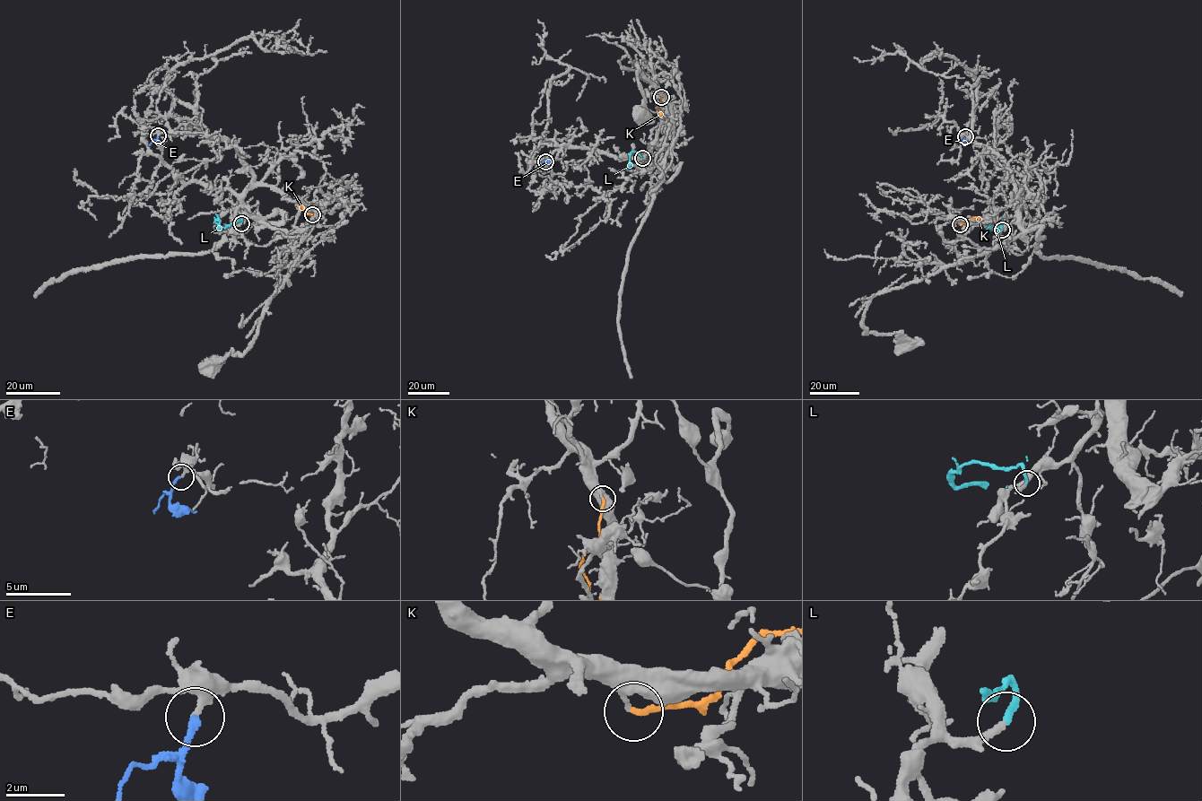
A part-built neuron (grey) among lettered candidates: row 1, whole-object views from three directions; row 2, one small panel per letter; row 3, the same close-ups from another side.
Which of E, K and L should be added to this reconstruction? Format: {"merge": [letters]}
{"merge": ["E", "L"]}

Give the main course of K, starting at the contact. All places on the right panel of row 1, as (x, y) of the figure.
K: (960, 224), (979, 217)

